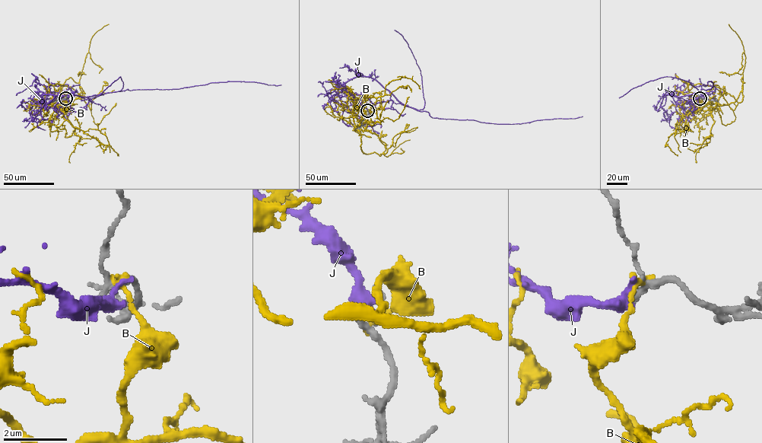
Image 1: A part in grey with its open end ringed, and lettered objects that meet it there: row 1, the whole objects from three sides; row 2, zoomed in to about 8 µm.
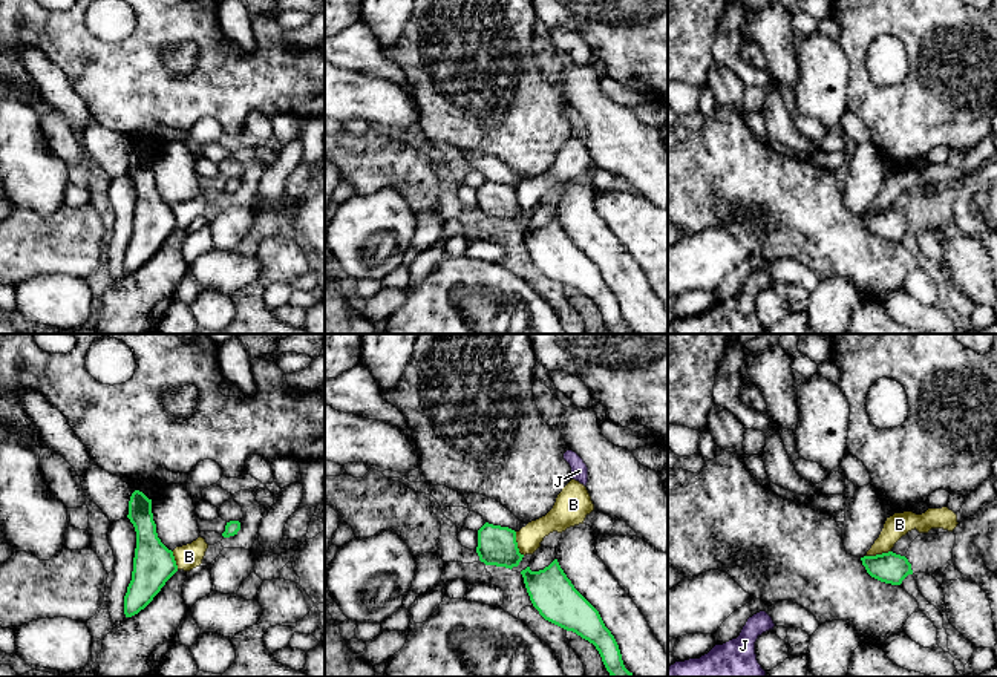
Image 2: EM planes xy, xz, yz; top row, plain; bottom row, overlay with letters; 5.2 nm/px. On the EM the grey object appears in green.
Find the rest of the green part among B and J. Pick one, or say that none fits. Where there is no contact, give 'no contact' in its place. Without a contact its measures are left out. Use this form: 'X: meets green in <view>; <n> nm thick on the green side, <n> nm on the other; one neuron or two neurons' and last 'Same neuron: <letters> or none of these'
B: meets green in xz; 200 nm thick on the green side, 140 nm on the other; two neurons
J: no contact; two neurons
Same neuron: none of these

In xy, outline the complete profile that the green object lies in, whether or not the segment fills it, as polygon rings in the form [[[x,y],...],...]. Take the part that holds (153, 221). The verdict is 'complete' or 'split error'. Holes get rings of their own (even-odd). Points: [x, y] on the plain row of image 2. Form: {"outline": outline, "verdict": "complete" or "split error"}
{"outline": [[[135,147],[132,150],[127,175],[136,188],[132,237],[124,253],[124,271],[132,274],[153,257],[165,239],[178,228],[178,222],[173,208],[158,195],[152,156],[142,149]]], "verdict": "complete"}

